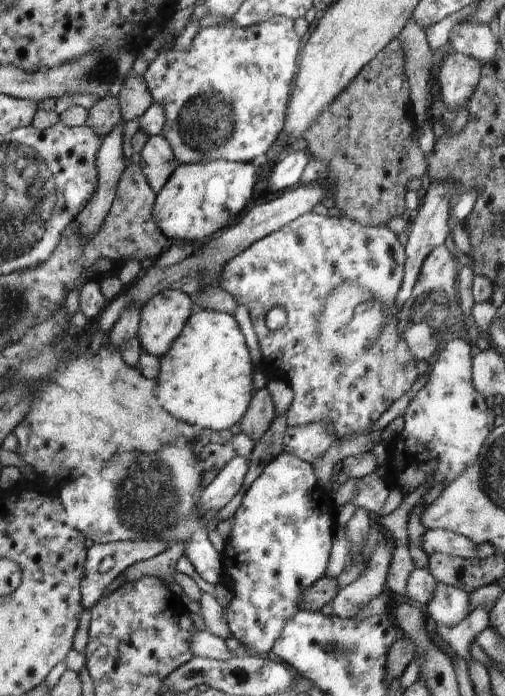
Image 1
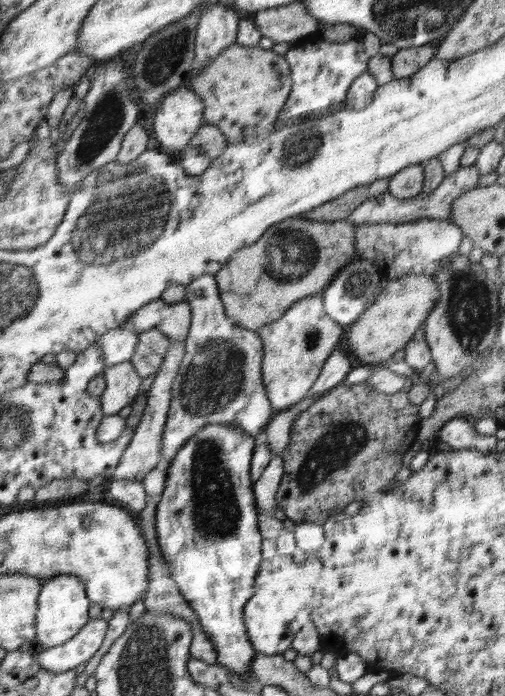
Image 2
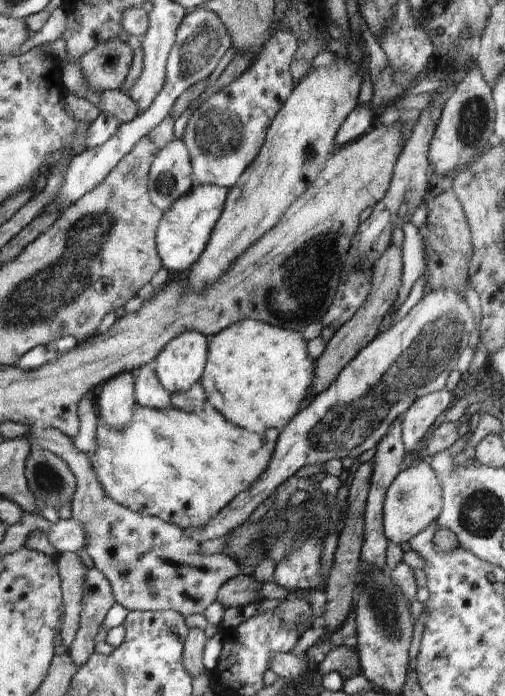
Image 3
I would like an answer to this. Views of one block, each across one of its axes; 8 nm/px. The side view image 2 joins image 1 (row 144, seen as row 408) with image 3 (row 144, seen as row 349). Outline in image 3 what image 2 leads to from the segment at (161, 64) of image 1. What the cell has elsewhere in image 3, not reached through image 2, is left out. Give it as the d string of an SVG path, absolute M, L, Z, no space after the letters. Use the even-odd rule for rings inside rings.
M274 31L244 74L212 94L192 112L182 140L188 149L195 183L214 184L229 190L256 160L268 127L294 90L289 66L298 43L292 32Z

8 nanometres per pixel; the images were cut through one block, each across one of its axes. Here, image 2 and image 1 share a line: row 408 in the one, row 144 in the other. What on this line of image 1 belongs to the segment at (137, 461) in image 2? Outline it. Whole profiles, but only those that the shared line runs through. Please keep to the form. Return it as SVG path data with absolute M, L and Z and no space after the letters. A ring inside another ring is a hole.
M160 134L148 137L140 152L139 165L150 188L158 194L179 165L168 141Z

